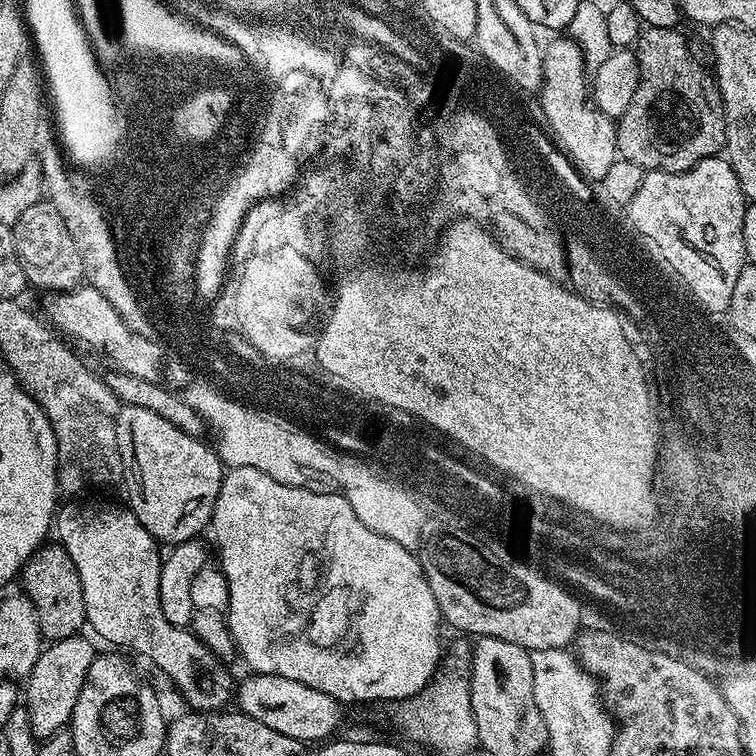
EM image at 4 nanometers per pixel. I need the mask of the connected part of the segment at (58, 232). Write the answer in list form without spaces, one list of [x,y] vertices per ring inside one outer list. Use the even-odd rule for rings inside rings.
[[[41,202],[30,206],[11,225],[14,242],[18,250],[18,258],[26,270],[26,278],[34,289],[42,288],[46,294],[68,292],[81,287],[85,283],[82,254],[78,254],[78,246],[74,246],[74,238],[70,230],[66,230],[66,222],[62,222],[62,214],[51,202]]]

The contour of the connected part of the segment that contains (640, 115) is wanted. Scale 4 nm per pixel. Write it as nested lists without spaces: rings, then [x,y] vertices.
[[[645,27],[636,39],[634,51],[640,67],[638,90],[630,106],[618,118],[616,126],[616,151],[619,159],[634,162],[650,172],[685,172],[698,162],[717,155],[724,148],[726,122],[724,103],[716,77],[696,61],[688,49],[688,40],[676,28]]]

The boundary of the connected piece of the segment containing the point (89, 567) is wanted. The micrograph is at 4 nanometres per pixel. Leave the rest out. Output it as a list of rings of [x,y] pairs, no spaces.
[[[64,502],[59,505],[54,521],[54,536],[57,536],[59,547],[66,550],[66,554],[70,554],[70,558],[74,562],[74,566],[78,570],[78,578],[82,578],[82,598],[86,602],[86,624],[89,629],[93,628],[102,639],[105,640],[105,645],[115,646],[120,650],[127,650],[129,653],[137,652],[140,656],[148,656],[148,660],[157,668],[158,671],[164,672],[164,676],[180,691],[182,699],[188,703],[189,709],[197,712],[215,712],[224,710],[229,707],[230,701],[234,696],[234,680],[227,672],[225,661],[220,657],[215,656],[204,643],[196,637],[195,632],[188,628],[179,628],[170,622],[166,622],[166,614],[162,614],[162,606],[160,605],[160,595],[158,594],[158,582],[160,581],[160,566],[162,563],[162,548],[161,545],[148,533],[146,526],[142,526],[142,522],[138,522],[138,518],[132,509],[127,506],[121,508],[79,508],[76,502]]]

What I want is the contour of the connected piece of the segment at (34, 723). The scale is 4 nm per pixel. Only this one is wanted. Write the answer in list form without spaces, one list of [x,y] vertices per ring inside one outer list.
[[[82,634],[53,641],[41,651],[26,678],[27,686],[24,686],[24,707],[30,714],[31,729],[38,740],[53,737],[71,723],[74,706],[77,705],[78,695],[95,655],[96,649]]]

